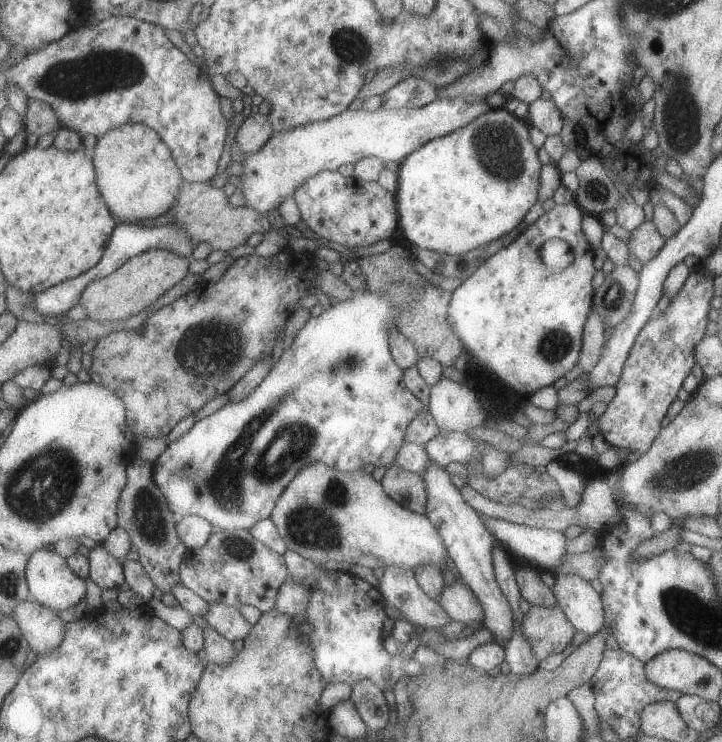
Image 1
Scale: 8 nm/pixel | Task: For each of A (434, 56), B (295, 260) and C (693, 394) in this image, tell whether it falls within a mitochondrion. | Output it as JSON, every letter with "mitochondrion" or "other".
{"A":"mitochondrion","B":"other","C":"other"}

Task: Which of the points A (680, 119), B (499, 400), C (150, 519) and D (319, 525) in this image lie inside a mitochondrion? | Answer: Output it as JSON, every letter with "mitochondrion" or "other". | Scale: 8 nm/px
{"A":"mitochondrion","B":"mitochondrion","C":"mitochondrion","D":"mitochondrion"}

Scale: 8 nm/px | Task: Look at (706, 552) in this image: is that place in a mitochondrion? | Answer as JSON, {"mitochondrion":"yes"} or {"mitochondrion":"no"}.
{"mitochondrion":"no"}

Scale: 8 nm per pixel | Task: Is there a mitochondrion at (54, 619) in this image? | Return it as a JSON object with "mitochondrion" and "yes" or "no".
{"mitochondrion":"no"}

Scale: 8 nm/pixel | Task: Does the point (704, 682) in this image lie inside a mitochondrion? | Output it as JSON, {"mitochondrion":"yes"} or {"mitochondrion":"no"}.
{"mitochondrion":"yes"}

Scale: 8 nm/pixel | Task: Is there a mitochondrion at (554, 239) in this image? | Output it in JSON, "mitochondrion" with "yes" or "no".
{"mitochondrion":"no"}

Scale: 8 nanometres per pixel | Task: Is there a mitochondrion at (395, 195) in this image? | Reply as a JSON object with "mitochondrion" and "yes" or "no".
{"mitochondrion":"no"}

